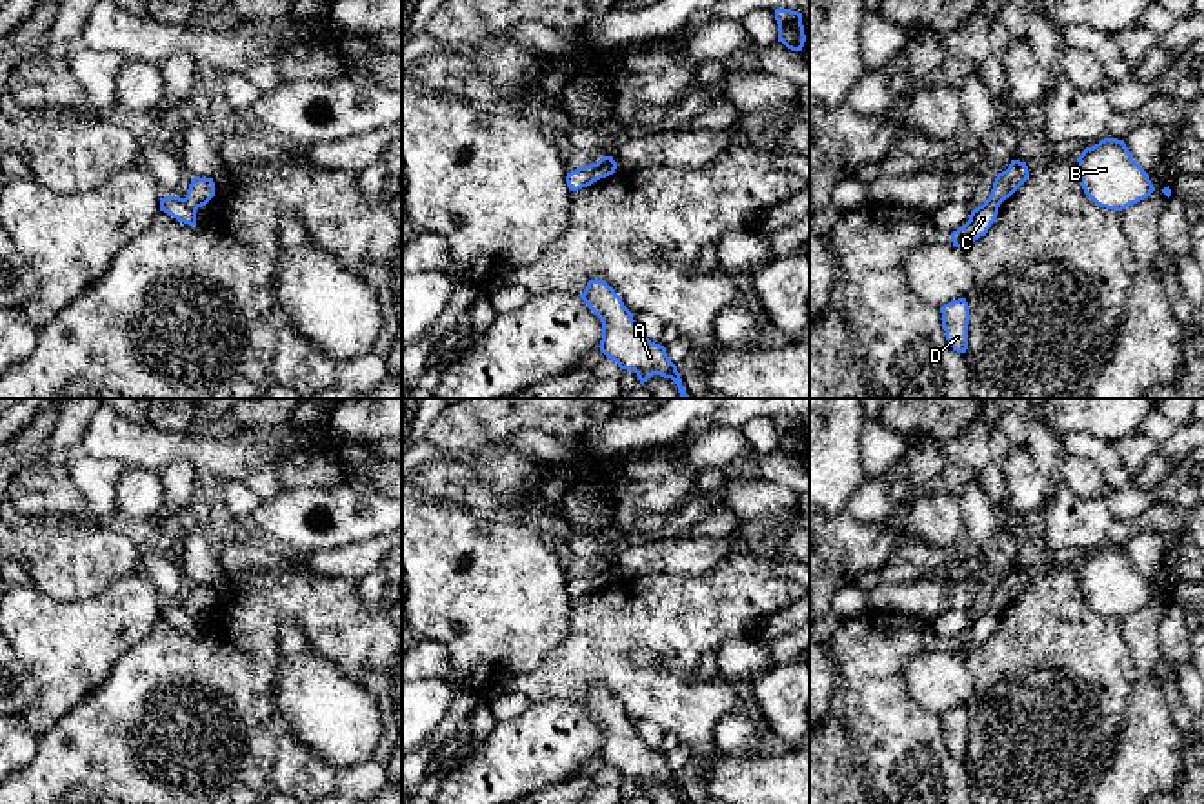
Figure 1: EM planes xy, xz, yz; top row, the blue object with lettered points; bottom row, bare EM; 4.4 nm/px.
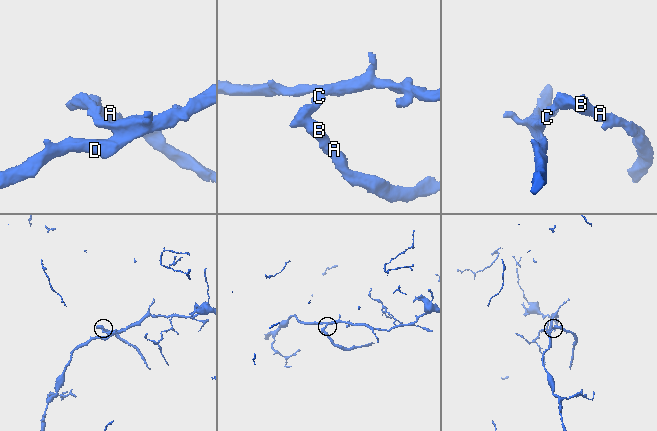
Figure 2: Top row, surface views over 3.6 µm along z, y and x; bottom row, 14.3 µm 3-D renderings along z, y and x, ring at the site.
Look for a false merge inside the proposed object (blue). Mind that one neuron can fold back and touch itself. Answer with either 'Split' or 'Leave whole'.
Split

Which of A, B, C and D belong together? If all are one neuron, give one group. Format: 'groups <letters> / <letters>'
groups A B / C D

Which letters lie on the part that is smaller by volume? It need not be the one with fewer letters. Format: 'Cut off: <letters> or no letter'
Cut off: A, B

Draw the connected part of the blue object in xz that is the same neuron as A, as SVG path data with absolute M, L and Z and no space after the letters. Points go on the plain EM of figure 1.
M589 688L578 702L602 729L600 759L618 771L620 777L635 779L640 791L653 782L671 786L680 804L689 804L682 793L677 773L669 768L666 755L651 749L633 728L633 720L604 688Z

